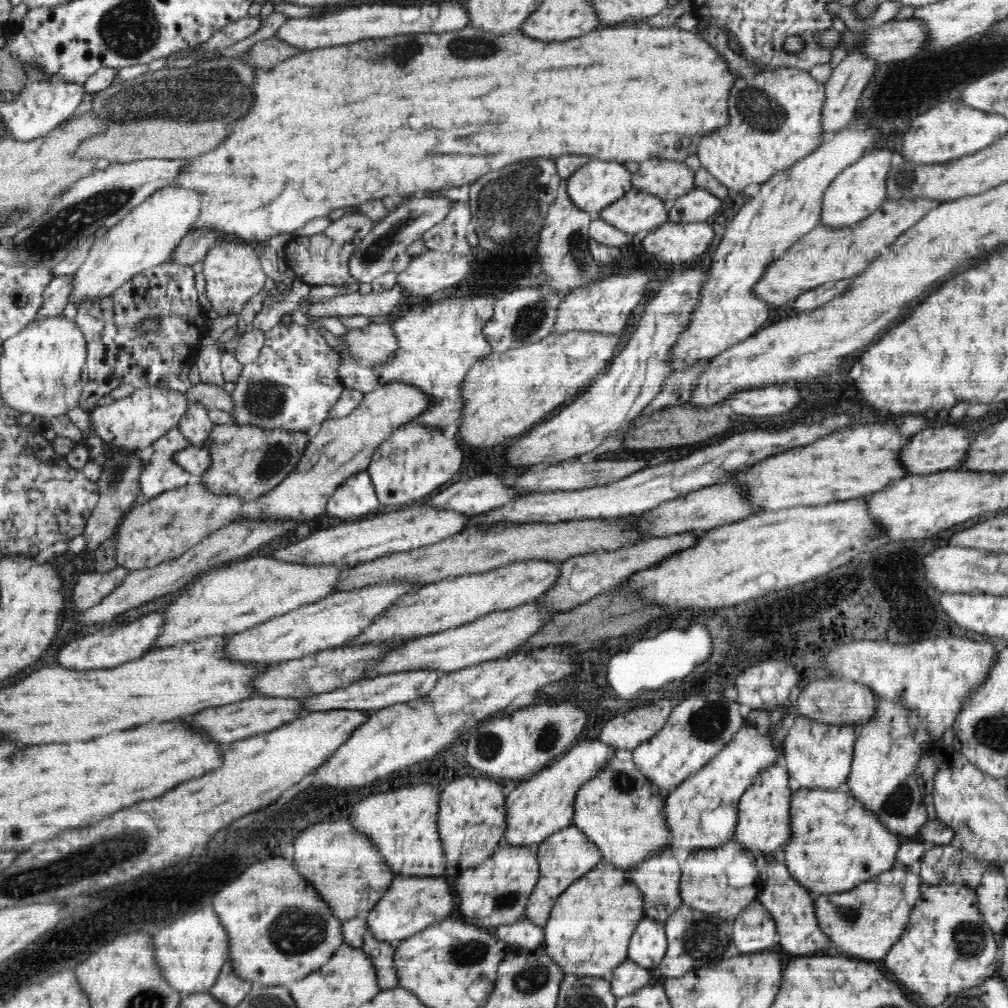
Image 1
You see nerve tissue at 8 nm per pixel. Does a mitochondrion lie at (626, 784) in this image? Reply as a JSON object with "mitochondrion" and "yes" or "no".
{"mitochondrion":"yes"}

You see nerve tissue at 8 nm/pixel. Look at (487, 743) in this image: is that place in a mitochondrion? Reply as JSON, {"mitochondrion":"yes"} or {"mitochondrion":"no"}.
{"mitochondrion":"yes"}

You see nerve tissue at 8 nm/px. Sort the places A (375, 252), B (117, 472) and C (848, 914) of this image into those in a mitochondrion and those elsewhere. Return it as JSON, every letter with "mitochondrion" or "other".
{"A":"mitochondrion","B":"mitochondrion","C":"mitochondrion"}

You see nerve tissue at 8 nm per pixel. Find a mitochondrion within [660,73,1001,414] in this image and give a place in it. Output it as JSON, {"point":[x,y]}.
{"point":[755,107]}

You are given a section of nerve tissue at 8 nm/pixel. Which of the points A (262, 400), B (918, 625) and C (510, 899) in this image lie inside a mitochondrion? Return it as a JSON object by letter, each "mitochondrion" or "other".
{"A":"mitochondrion","B":"other","C":"mitochondrion"}

